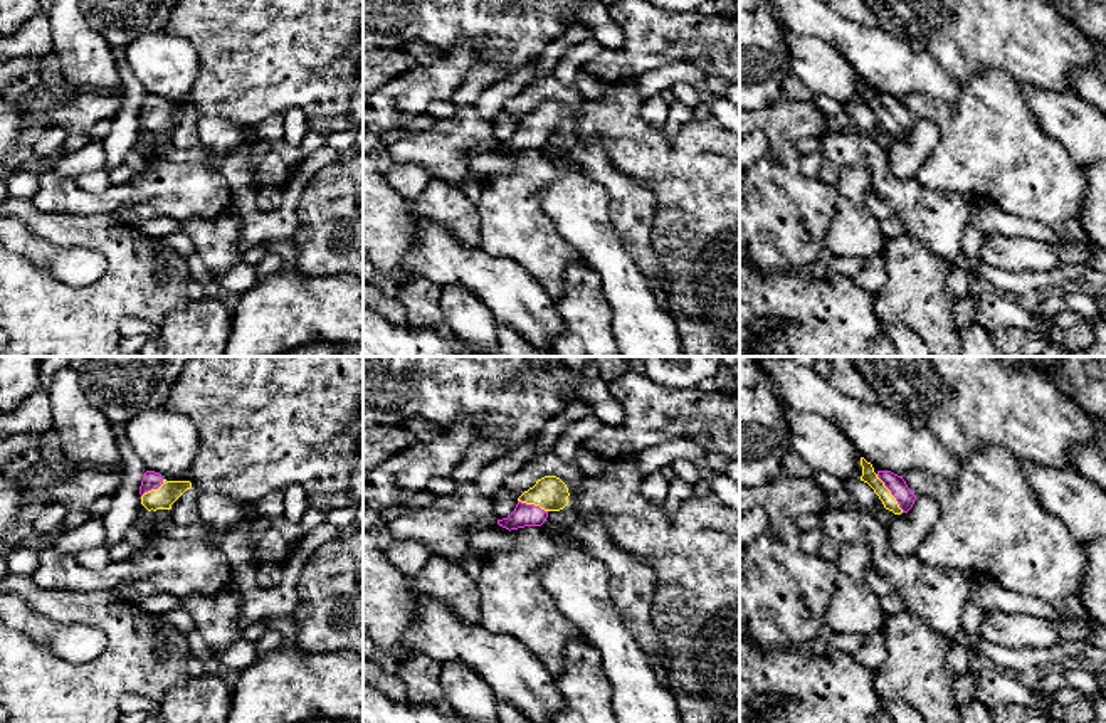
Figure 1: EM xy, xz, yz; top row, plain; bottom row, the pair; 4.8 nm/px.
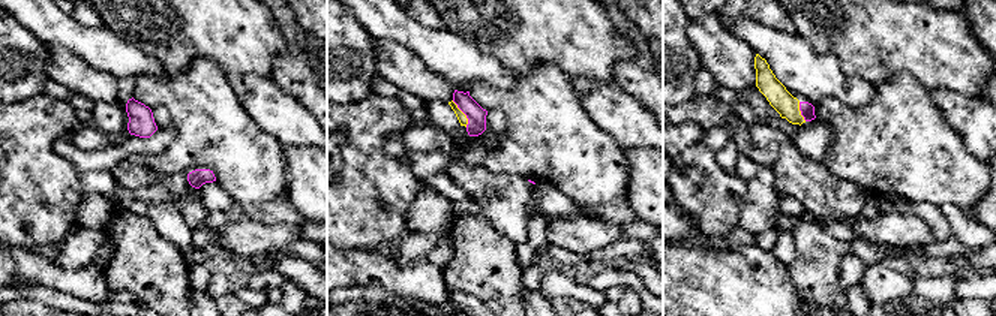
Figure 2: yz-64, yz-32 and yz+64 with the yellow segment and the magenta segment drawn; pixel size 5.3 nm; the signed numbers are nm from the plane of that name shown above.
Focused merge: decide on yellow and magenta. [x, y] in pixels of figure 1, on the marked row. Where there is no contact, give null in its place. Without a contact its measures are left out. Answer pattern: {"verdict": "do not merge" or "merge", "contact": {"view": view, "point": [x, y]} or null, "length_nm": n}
{"verdict": "merge", "contact": {"view": "yz", "point": [890, 493]}, "length_nm": 220}

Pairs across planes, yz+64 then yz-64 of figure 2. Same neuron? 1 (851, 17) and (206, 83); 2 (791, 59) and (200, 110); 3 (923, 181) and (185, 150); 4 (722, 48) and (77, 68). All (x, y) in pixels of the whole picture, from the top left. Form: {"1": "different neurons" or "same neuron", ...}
{"1": "different neurons", "2": "different neurons", "3": "same neuron", "4": "same neuron"}

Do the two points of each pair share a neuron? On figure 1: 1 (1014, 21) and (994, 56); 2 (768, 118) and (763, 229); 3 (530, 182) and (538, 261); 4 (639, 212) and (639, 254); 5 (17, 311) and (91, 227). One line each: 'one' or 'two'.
1: one
2: one
3: one
4: one
5: one

